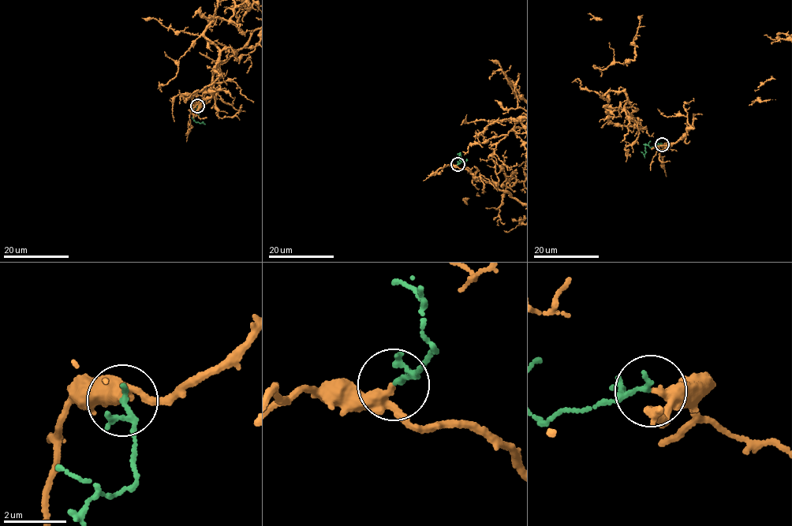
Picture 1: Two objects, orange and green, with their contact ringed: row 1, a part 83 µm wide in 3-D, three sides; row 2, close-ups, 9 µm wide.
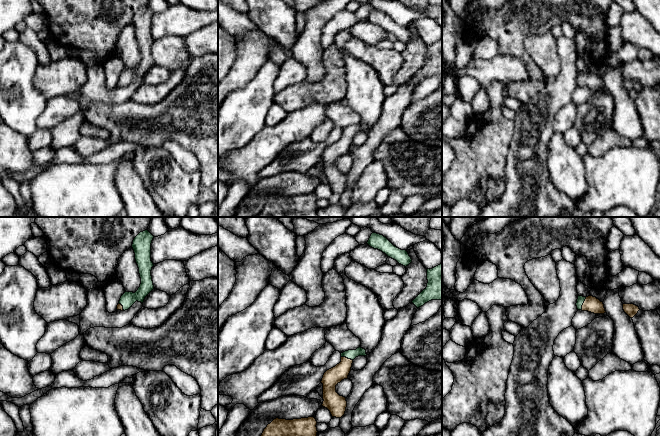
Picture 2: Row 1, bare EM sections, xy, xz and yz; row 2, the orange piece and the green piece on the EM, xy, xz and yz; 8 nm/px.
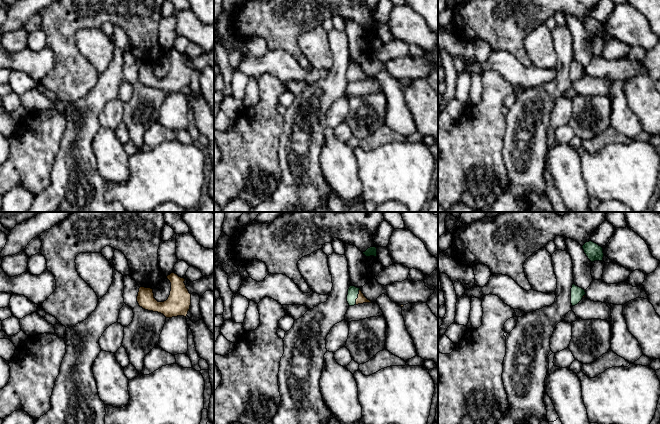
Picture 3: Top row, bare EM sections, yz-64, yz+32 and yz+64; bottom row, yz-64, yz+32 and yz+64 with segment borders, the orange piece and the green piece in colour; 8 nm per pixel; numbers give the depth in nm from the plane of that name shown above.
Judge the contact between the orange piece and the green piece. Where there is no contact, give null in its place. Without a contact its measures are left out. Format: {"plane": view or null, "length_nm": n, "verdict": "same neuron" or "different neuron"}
{"plane": "yz", "length_nm": 110, "verdict": "same neuron"}

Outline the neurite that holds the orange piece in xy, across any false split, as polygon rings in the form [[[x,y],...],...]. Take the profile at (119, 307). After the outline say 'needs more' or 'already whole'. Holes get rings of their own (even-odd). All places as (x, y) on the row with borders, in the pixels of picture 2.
[[[148,230],[140,232],[134,238],[132,248],[139,268],[141,284],[135,293],[125,291],[117,305],[117,310],[128,310],[136,301],[143,304],[145,297],[154,289],[151,276],[151,270],[154,266],[151,261],[151,243],[153,238],[154,236]]]; needs more

